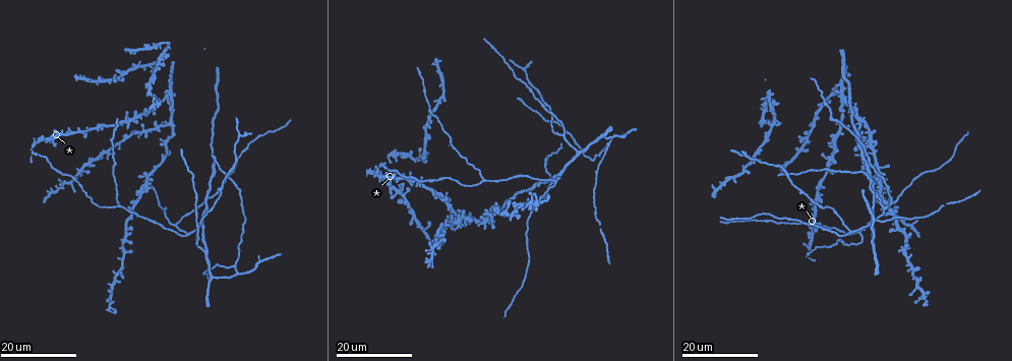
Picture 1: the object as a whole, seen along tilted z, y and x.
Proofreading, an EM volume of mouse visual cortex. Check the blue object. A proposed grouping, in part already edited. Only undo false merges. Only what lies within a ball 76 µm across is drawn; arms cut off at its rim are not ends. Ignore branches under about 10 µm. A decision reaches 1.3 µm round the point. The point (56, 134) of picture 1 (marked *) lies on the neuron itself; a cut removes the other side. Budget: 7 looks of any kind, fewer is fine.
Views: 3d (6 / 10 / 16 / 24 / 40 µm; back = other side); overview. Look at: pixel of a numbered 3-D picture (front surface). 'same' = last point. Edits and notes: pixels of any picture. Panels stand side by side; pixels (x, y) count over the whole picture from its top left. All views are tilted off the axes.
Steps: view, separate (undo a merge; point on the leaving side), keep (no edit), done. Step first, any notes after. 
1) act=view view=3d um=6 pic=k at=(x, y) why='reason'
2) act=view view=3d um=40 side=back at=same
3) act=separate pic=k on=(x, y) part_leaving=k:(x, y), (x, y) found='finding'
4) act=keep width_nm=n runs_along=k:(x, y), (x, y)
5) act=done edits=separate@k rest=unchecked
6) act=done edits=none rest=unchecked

act=view view=3d um=16 pic=1 at=(202, 225)

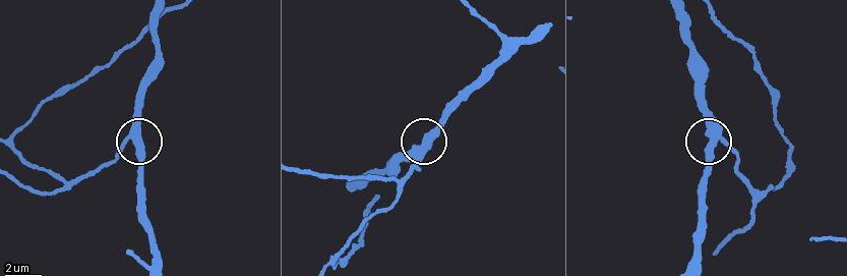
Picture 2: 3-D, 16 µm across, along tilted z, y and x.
act=view view=3d um=10 pic=2 at=(716, 136)

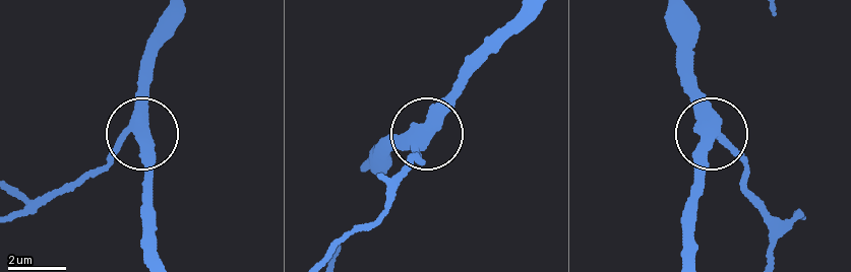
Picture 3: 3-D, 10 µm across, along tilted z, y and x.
act=keep side_arm_um=50 runs_along=3:(22, 211), (68, 188), (139, 129), (149, 48) found='one neuron here'

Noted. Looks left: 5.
act=view view=3d um=16 pic=1 at=(564, 135) why='branch point'

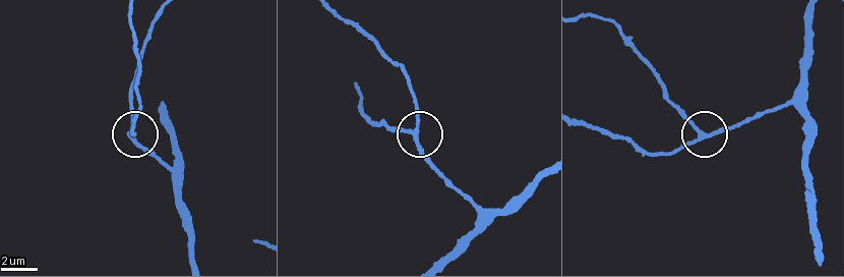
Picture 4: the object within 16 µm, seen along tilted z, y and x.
act=view view=3d um=10 pic=4 at=(699, 134)

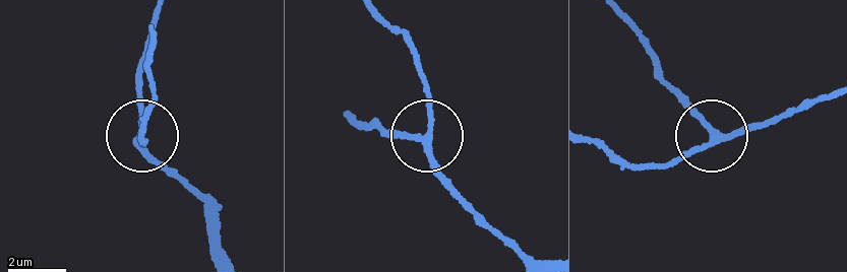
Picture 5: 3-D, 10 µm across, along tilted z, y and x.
act=keep side_arm_um=41 runs_along=5:(834, 93), (719, 134), (657, 166) found='one neuron here'

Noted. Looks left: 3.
act=view view=3d um=24 pic=1 at=(579, 150)

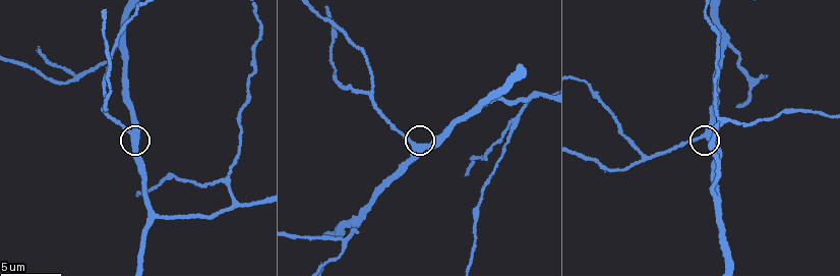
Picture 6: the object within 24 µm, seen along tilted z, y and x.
act=view view=3d um=6 pic=6 at=(412, 142)

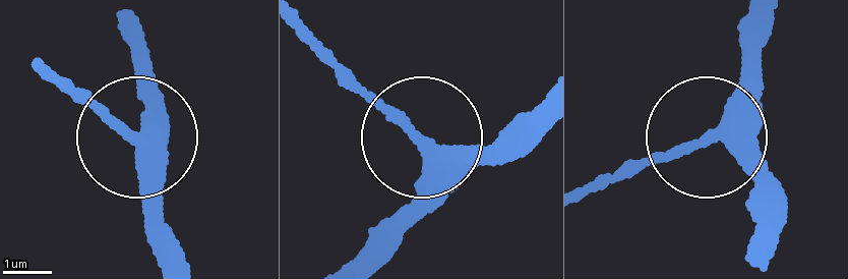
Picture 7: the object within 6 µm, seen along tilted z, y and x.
act=view view=3d um=6 side=back pic=7 at=(423, 144)

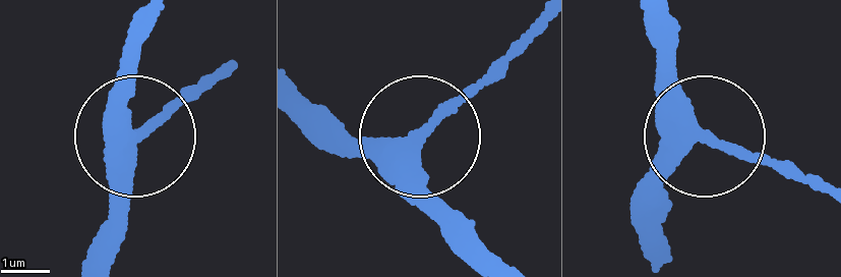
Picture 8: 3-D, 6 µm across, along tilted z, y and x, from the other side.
act=keep width_nm=360 runs_along=8:(649, 14), (673, 109), (729, 148), (804, 168) found='continuous, no second neuron'

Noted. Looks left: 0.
act=done edits=none rest=unchecked

